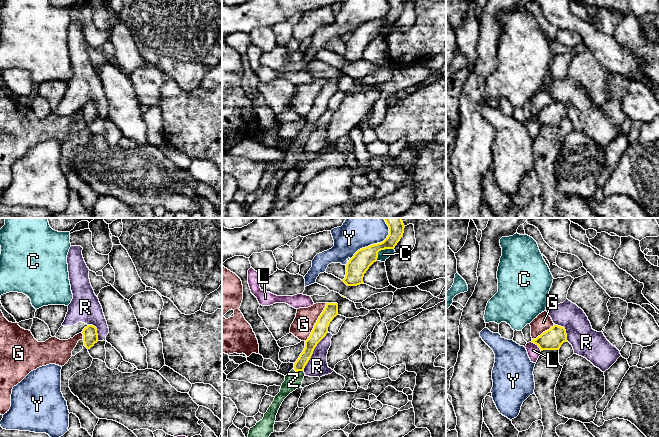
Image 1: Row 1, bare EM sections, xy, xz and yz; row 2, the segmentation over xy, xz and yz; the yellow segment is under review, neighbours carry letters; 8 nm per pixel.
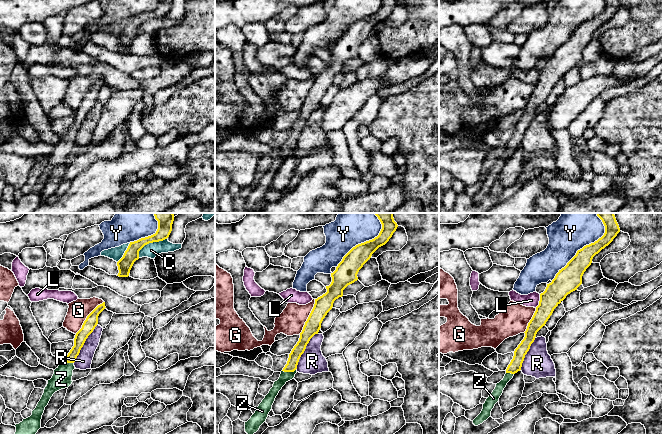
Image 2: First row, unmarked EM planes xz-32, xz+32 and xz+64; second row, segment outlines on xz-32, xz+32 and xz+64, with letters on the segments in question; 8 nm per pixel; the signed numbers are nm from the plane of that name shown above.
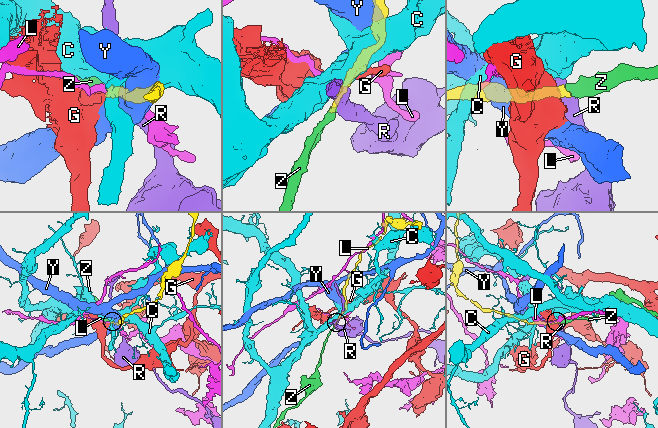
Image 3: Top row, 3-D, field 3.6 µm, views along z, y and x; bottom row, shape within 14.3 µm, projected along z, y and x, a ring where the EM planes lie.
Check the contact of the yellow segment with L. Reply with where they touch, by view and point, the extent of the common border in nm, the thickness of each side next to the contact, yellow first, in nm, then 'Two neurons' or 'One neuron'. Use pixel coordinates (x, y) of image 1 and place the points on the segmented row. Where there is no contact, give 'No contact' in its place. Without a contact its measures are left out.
Touches yellow at yz (536, 344). Shared border 120 nm. Thickness 170 nm (yellow) against 100 nm. Two neurons

